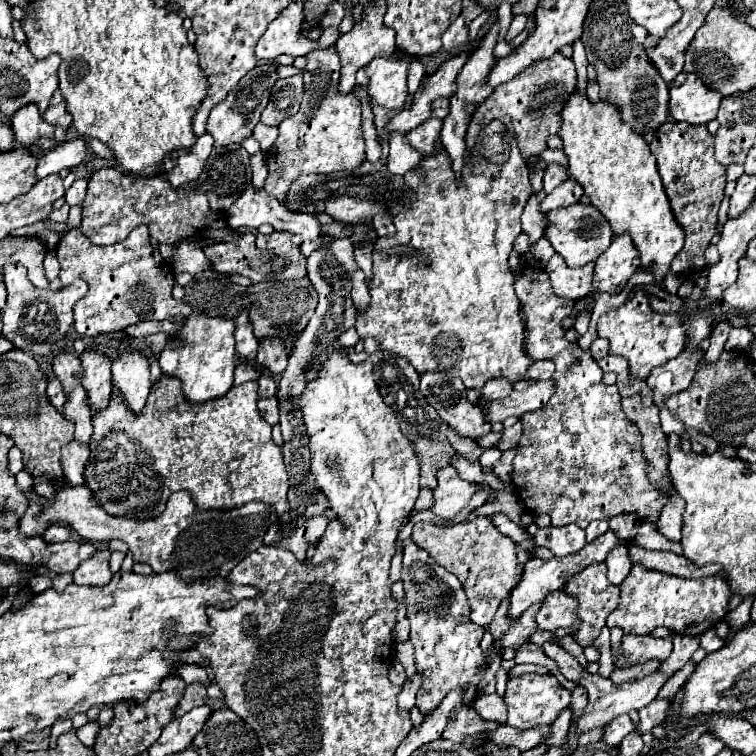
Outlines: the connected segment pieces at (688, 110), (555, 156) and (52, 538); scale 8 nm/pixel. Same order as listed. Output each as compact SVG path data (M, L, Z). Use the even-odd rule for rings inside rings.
M680 73L670 87L670 115L676 121L706 125L716 119L722 95L710 91L696 75Z
M548 149L548 151L544 151L540 157L544 159L546 165L556 163L556 165L560 165L564 171L568 171L568 159L566 159L566 155L564 155L562 151L552 151L552 149Z
M48 525L48 529L42 533L42 539L48 543L66 541L68 537L70 537L70 527L62 527L62 525Z

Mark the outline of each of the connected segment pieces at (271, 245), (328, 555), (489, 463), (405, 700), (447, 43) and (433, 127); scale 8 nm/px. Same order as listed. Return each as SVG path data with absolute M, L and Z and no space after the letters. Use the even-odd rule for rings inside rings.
M274 231L270 235L256 235L256 247L260 249L276 249L280 247L282 243L286 243L292 235L290 233L280 233L280 231Z
M332 519L332 521L328 523L322 539L320 539L318 545L316 545L316 553L314 553L314 557L310 559L312 565L320 565L320 563L332 559L332 557L340 551L340 547L342 547L342 531L344 531L344 527L342 527L342 523L338 523L336 519Z
M498 447L488 449L488 451L484 451L482 457L480 457L480 465L482 465L482 467L494 467L494 463L496 463L500 457L502 457L502 451L500 451Z
M414 673L410 681L404 683L400 695L398 695L398 707L400 711L410 711L414 707L414 699L416 699L416 691L420 689L420 675Z
M458 17L452 27L446 29L442 35L442 51L448 55L454 55L456 51L462 51L468 43L468 27L464 23L464 17Z
M430 117L430 119L424 121L420 127L416 127L414 131L410 131L410 133L406 135L406 139L408 139L408 143L410 143L418 153L422 153L422 155L426 155L426 157L432 157L432 155L436 155L434 145L436 145L436 141L438 141L438 137L440 137L440 129L442 129L442 121L436 119L436 117Z

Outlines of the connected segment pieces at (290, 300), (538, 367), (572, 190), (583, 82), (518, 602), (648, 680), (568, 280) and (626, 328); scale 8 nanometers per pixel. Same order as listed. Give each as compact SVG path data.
M202 271L184 287L184 303L192 307L192 313L202 313L208 317L236 319L240 311L248 311L254 335L262 337L284 337L292 331L302 331L318 303L318 293L312 283L304 277L298 281L272 281L272 283L252 283L248 287L232 283L218 271Z
M534 361L530 365L526 379L542 381L542 379L552 379L552 375L554 375L554 363L552 361Z
M566 179L560 187L556 187L552 193L548 193L544 197L544 201L540 203L540 211L542 213L550 213L554 209L574 205L582 197L582 193L584 193L584 189L574 179Z
M578 39L573 43L572 48L573 53L571 59L575 65L577 72L576 92L580 95L585 95L587 89L587 66L588 66L585 47L581 39Z
M606 531L604 535L600 535L598 539L594 539L592 543L588 543L584 549L580 549L578 553L566 555L566 557L554 557L550 561L544 561L540 557L528 559L528 563L524 565L524 579L520 579L520 583L516 585L516 589L510 595L510 617L518 617L522 611L526 611L532 603L540 603L548 593L564 589L564 583L568 583L568 579L572 579L572 575L576 575L576 571L582 571L584 567L590 567L592 563L600 563L608 557L608 551L612 551L612 547L616 547L622 539L614 533L614 531Z
M544 643L542 645L542 649L544 649L544 653L548 655L548 657L552 657L554 661L556 661L556 665L560 667L560 673L564 675L564 677L570 677L570 681L574 681L574 683L580 683L580 685L584 685L586 687L586 691L588 691L588 705L586 705L586 709L584 709L584 713L576 719L576 735L582 735L582 733L586 733L588 729L596 729L596 727L606 727L612 719L616 719L618 715L624 715L624 713L628 713L630 709L642 709L642 707L646 707L648 703L652 703L654 699L656 699L656 693L660 691L660 687L666 683L666 675L662 675L662 673L652 673L652 675L648 675L648 677L644 677L644 679L638 679L638 681L632 681L632 683L622 683L620 687L618 685L614 685L610 679L606 679L606 677L600 677L600 675L590 675L590 673L586 673L582 667L580 667L580 663L572 657L572 655L568 655L560 645L556 645L556 643Z
M558 253L552 255L552 259L546 265L546 273L550 277L550 283L556 295L564 299L574 299L574 301L586 297L592 291L590 289L592 271L594 271L594 263L572 269L564 263L564 259Z
M638 291L632 299L628 299L618 309L612 309L598 319L598 337L610 341L610 353L628 359L630 375L638 379L646 379L656 365L664 365L666 361L680 355L684 349L686 329L680 323L680 317L674 313L654 313L650 311L646 293Z

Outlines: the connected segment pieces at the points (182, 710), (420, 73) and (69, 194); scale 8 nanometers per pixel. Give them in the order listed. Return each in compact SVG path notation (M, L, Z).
M194 681L190 685L186 685L186 691L184 691L184 697L182 701L178 703L176 707L176 717L182 717L186 715L188 711L192 711L194 707L200 707L206 703L206 687L204 683L200 681Z
M419 59L412 60L408 69L408 91L414 95L421 85L422 79L425 75L425 69Z
M76 179L74 183L72 183L72 187L66 191L66 203L70 205L70 207L74 207L74 205L82 205L84 203L84 197L86 197L86 179Z

